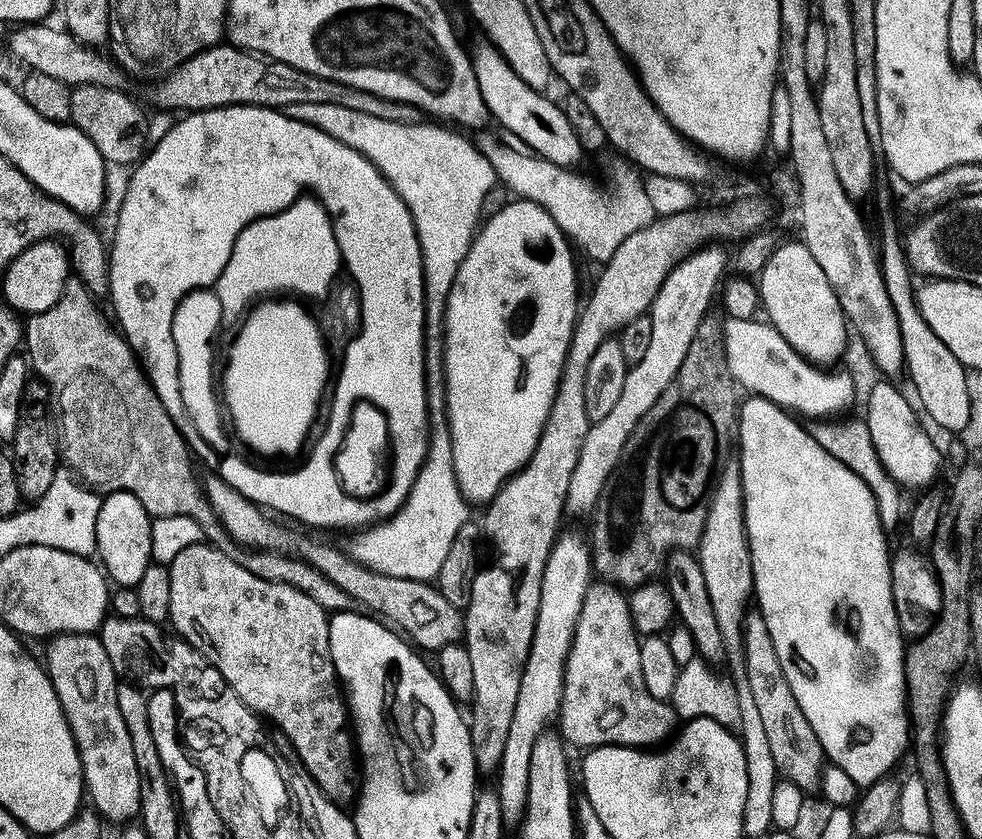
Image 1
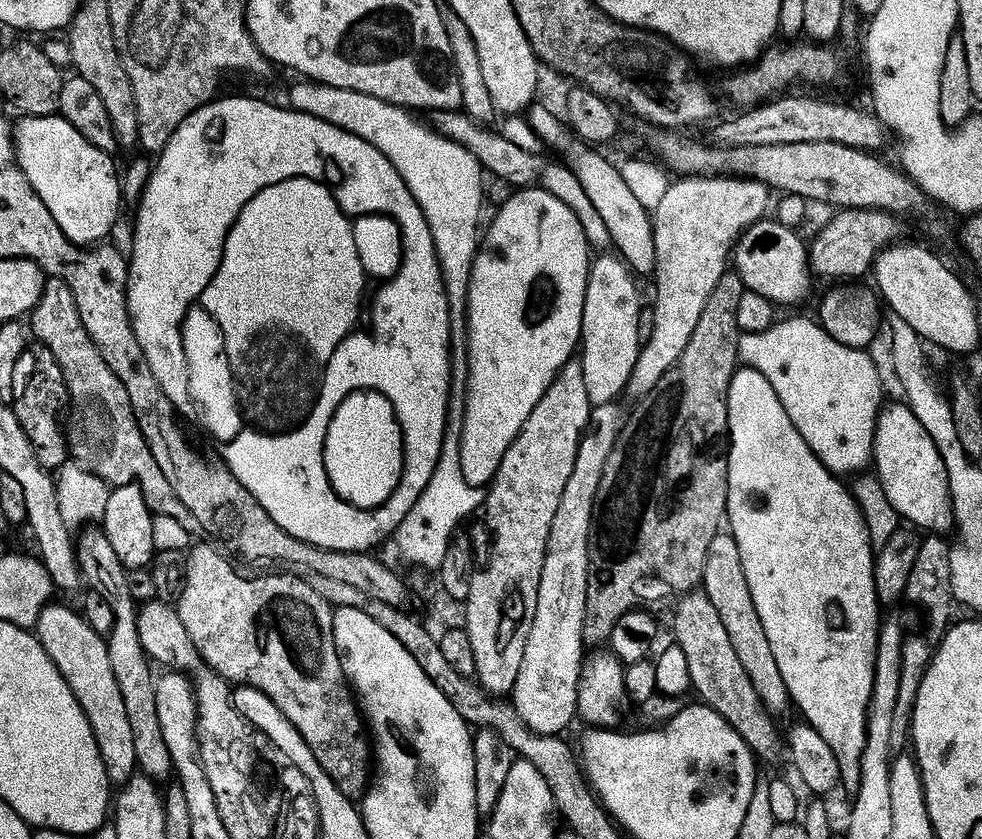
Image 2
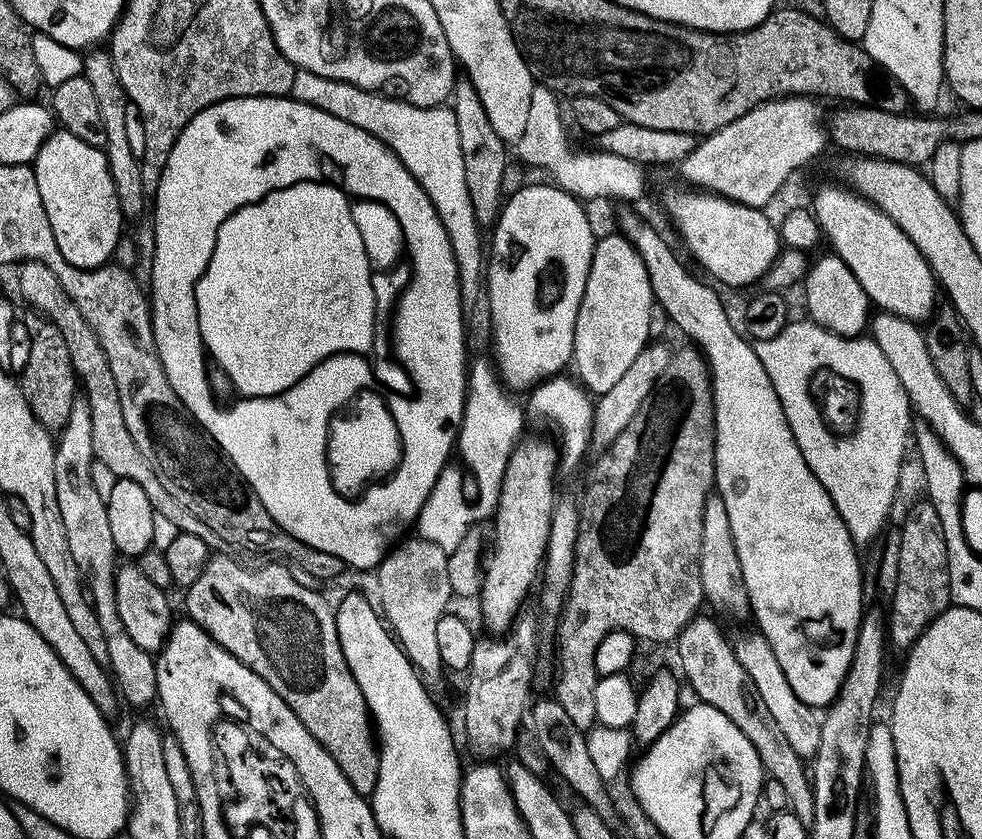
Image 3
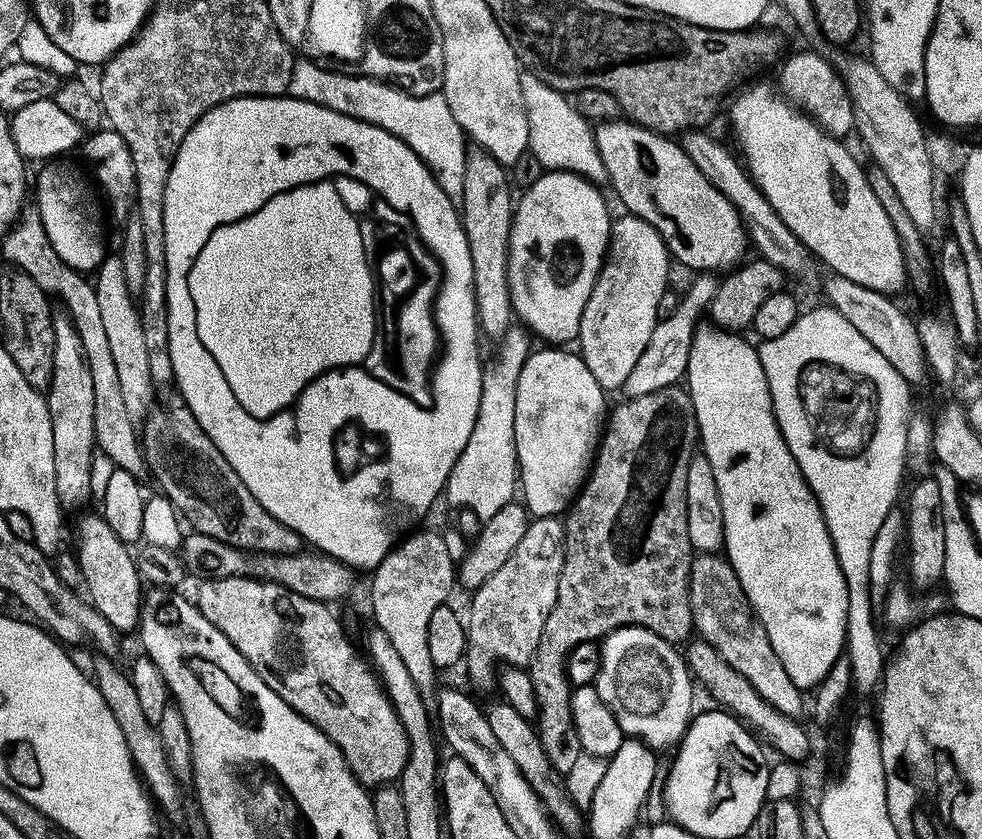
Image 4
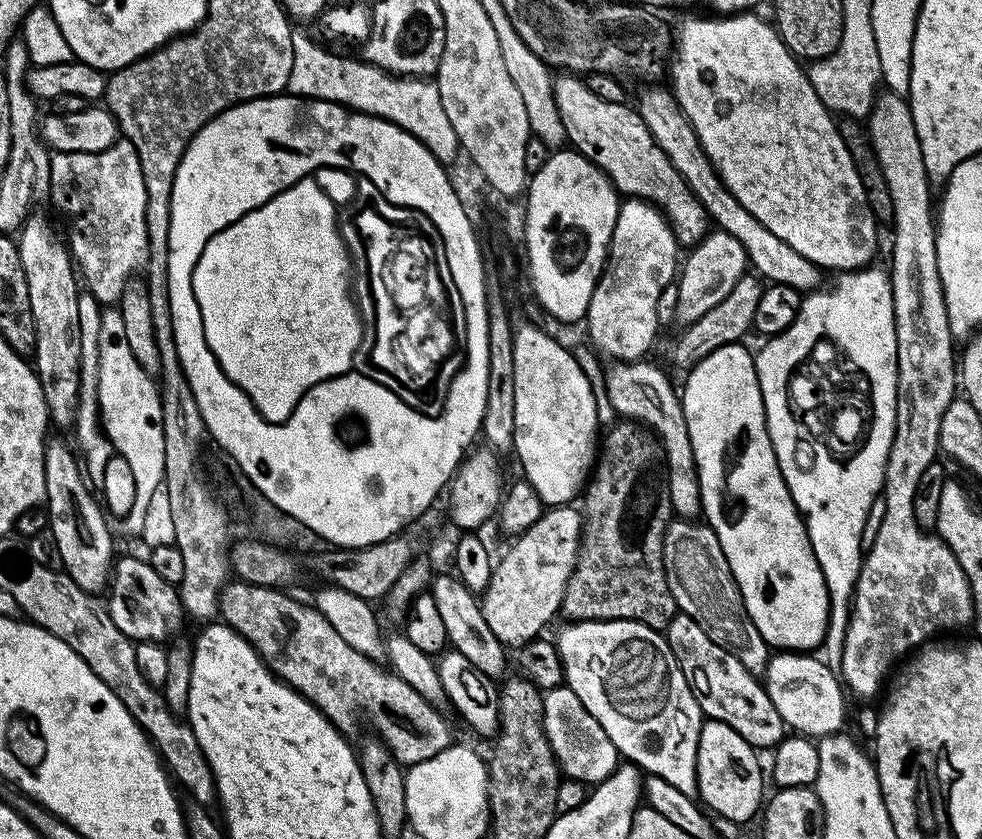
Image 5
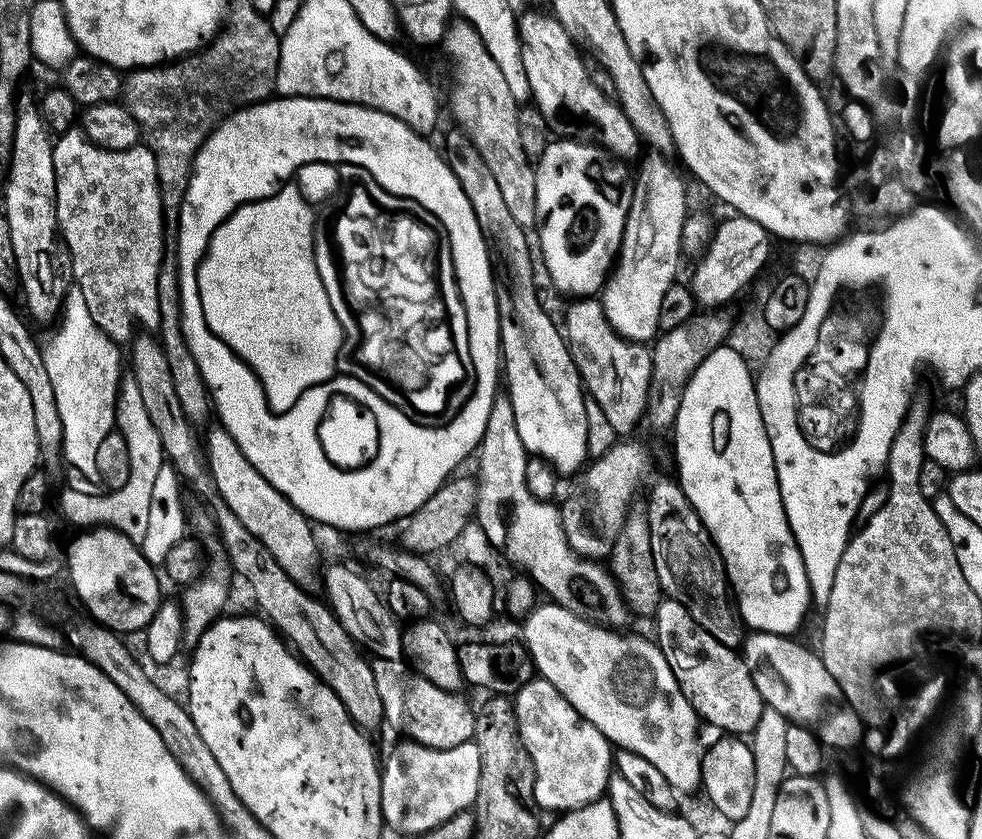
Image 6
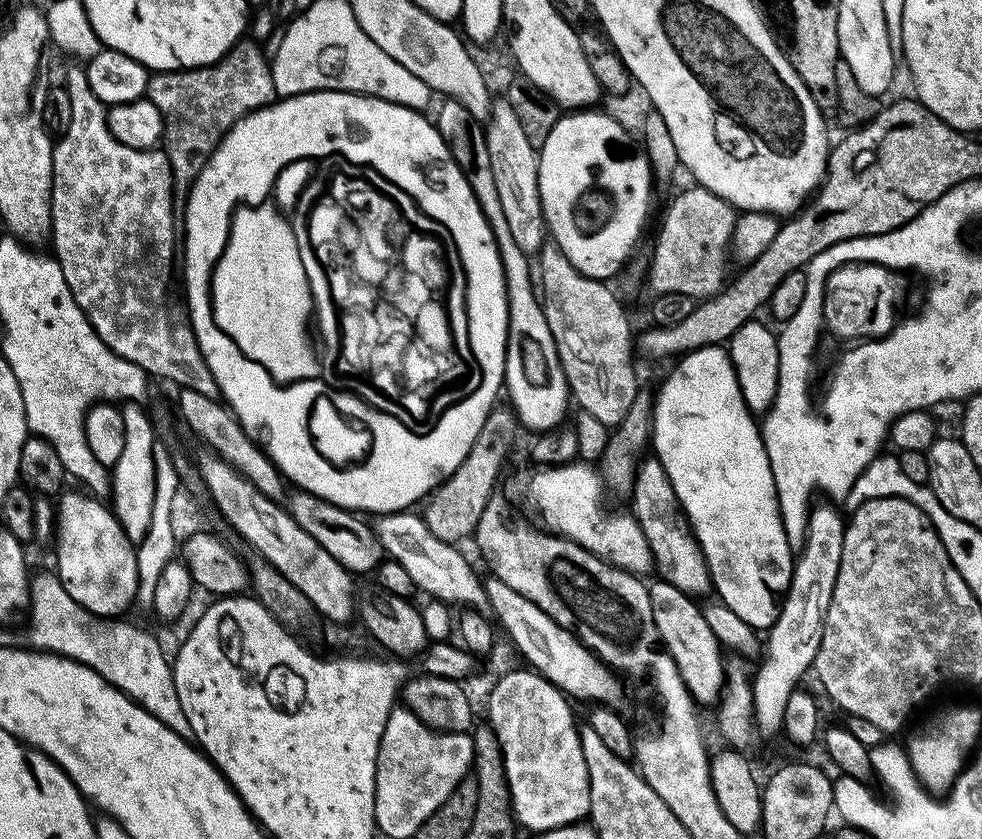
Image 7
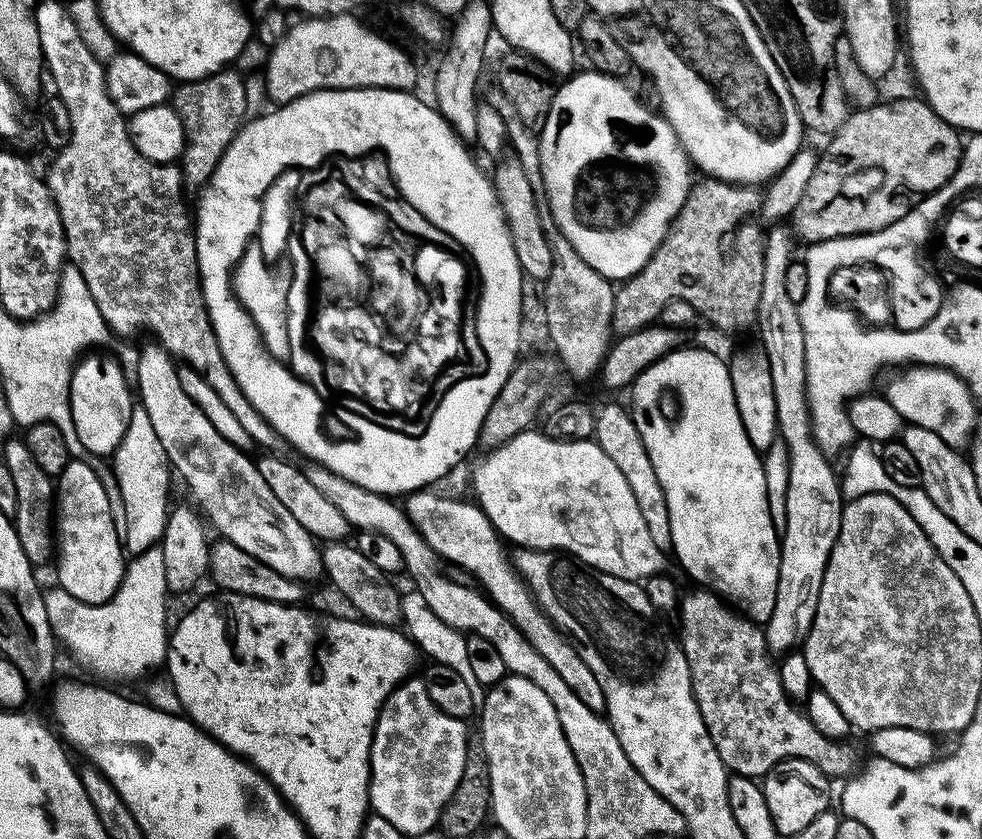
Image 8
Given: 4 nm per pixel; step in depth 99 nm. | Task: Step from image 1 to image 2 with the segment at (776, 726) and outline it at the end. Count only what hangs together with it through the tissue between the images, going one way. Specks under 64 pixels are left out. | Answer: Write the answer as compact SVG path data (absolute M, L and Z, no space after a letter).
M731 531L716 532L710 542L702 591L710 598L714 610L718 610L718 618L722 618L722 626L726 626L726 635L730 637L730 642L738 653L738 662L742 662L750 682L754 682L754 690L758 690L758 698L764 703L765 708L773 714L786 711L790 708L786 682L782 682L778 662L774 662L774 654L770 651L770 641L766 638L762 618L758 618L758 610L754 606L754 598L746 582L746 570L742 570L738 542L734 542Z

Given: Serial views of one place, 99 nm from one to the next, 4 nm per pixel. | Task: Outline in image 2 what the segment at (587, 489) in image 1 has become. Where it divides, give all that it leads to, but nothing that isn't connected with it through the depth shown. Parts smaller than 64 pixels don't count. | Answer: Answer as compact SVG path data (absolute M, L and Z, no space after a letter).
M709 174L706 176L680 176L668 185L666 194L662 194L662 202L651 209L652 229L654 230L654 258L656 259L656 301L651 301L654 314L654 328L650 336L643 341L638 358L634 362L634 370L628 379L627 395L639 398L646 395L678 362L682 350L686 350L686 342L690 342L690 334L694 334L694 326L698 326L698 314L702 314L702 306L706 306L706 298L710 298L710 290L718 286L718 278L730 264L730 253L734 242L740 239L741 232L756 223L769 211L770 189L760 180L737 174Z

